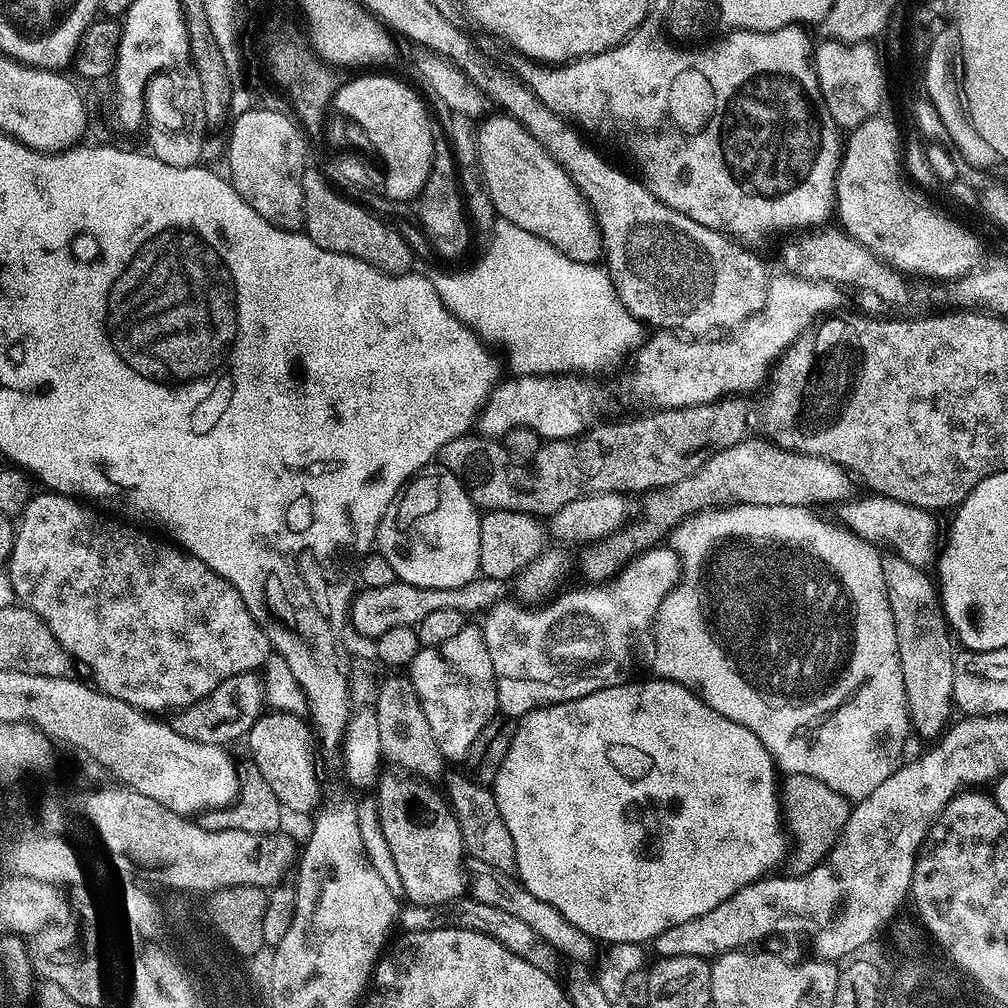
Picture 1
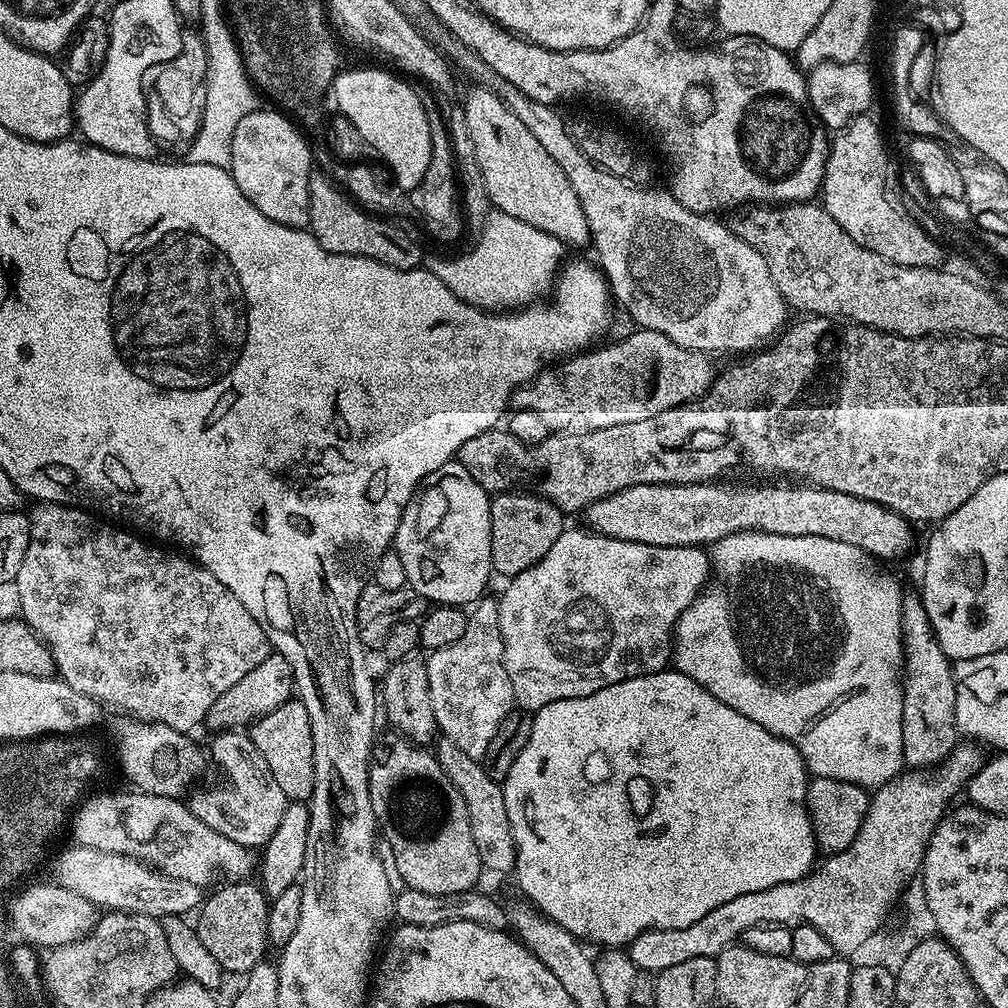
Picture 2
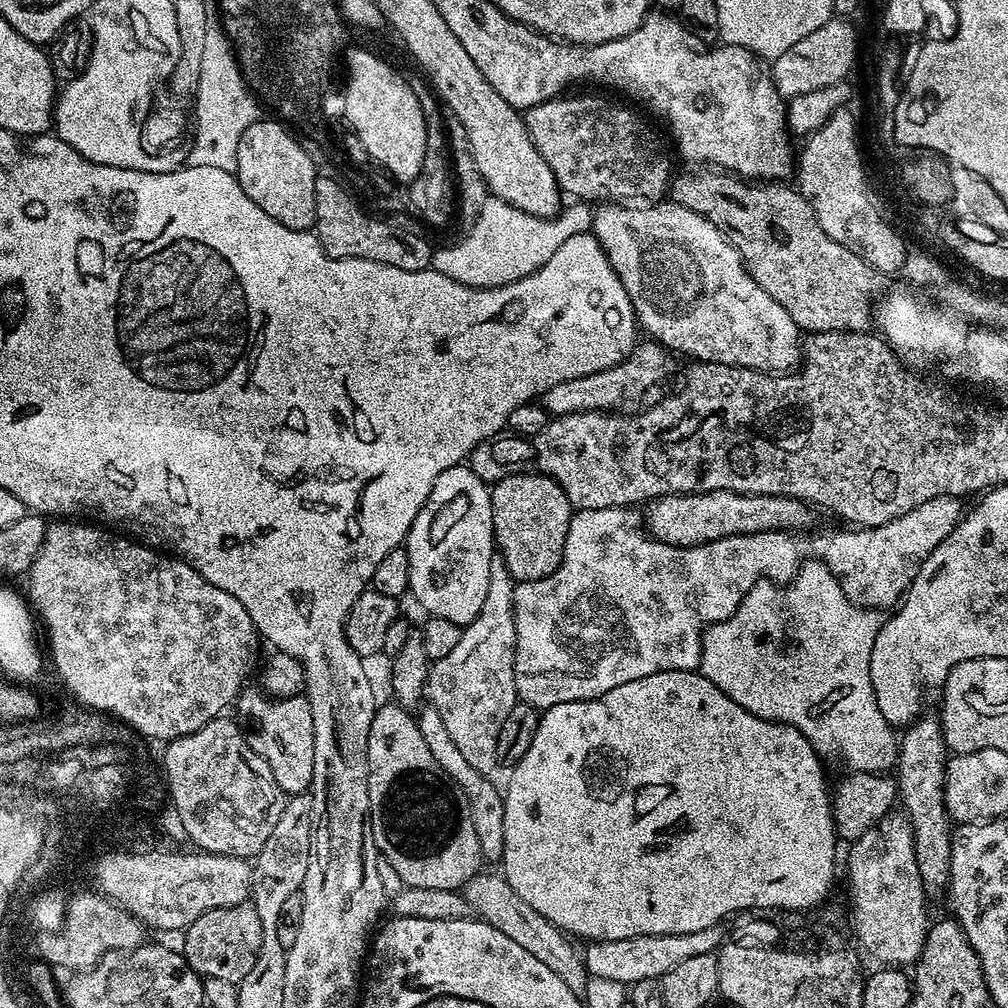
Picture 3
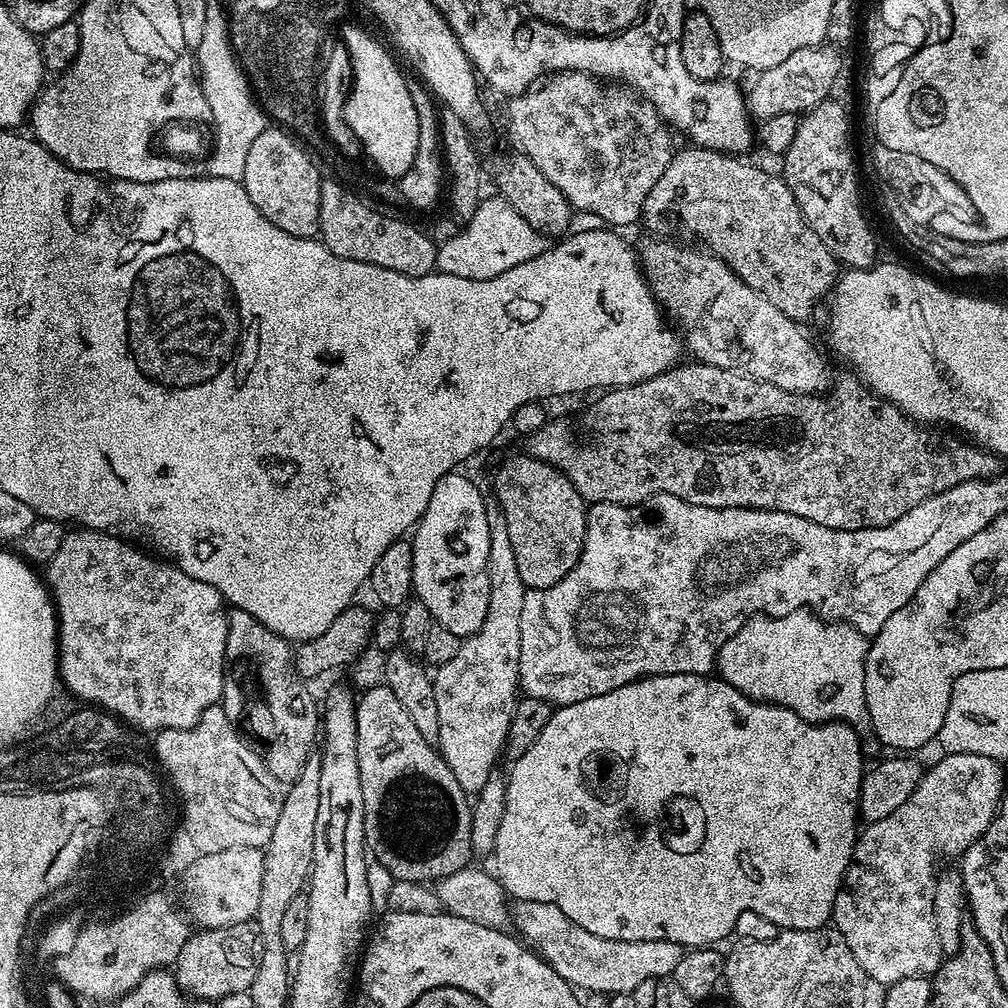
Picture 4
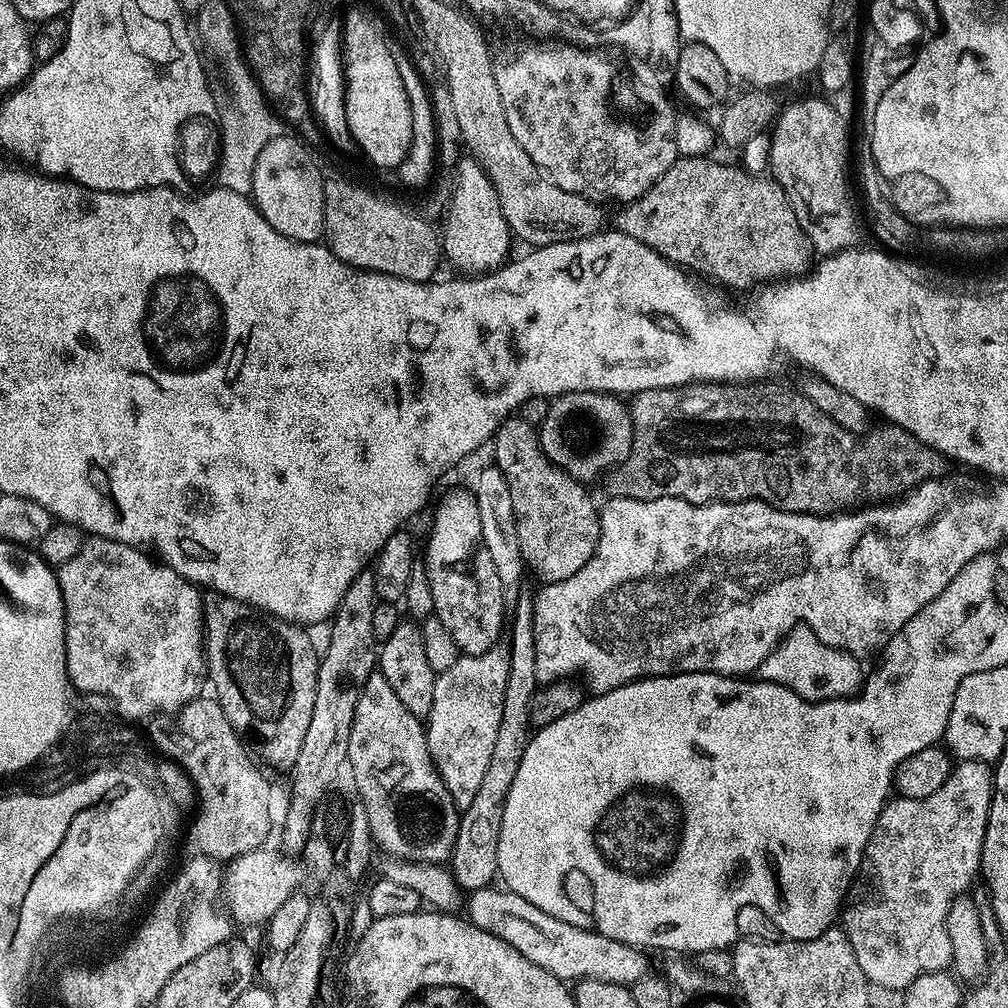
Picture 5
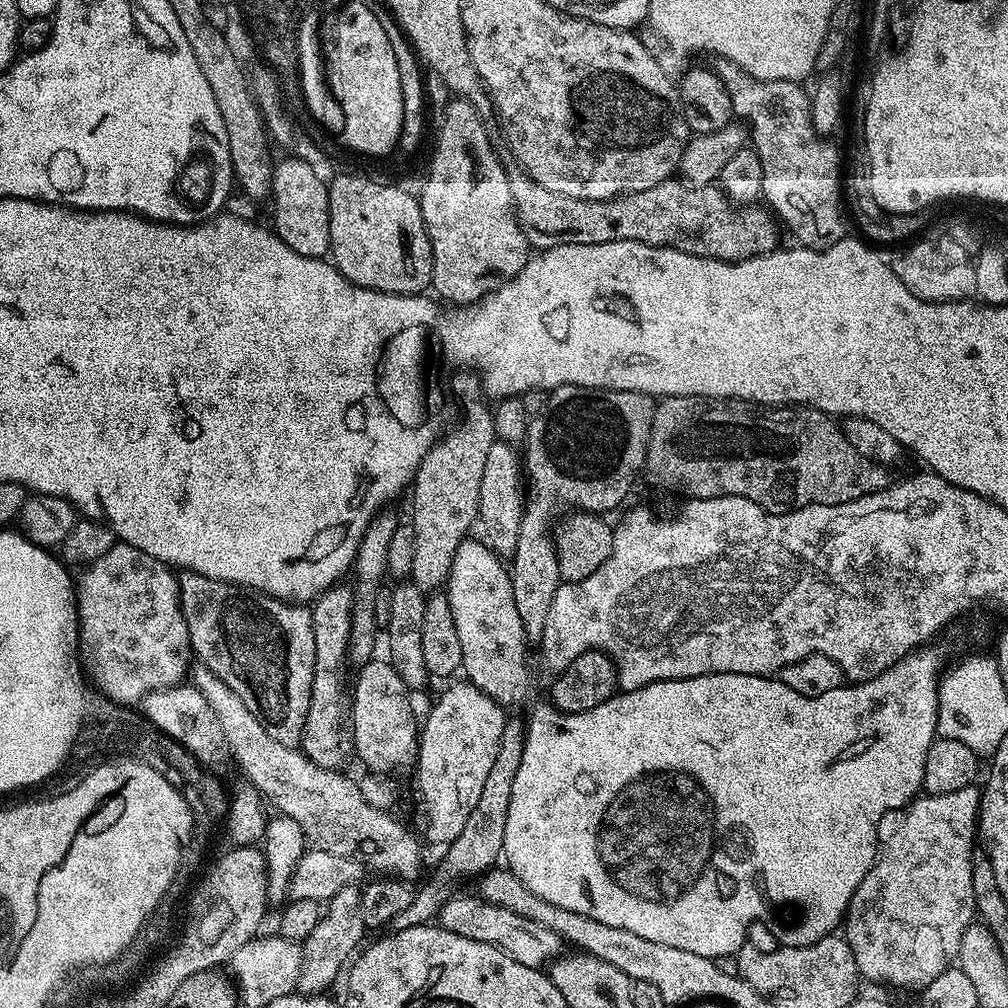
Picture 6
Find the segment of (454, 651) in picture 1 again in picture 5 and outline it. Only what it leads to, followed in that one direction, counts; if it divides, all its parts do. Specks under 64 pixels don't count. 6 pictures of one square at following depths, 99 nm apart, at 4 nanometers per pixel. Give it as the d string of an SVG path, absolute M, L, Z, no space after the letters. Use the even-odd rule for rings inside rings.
M488 462L488 465L473 478L470 491L476 497L484 548L494 562L494 570L498 570L500 585L504 587L504 599L508 602L515 601L522 592L520 579L523 578L524 572L526 573L526 565L520 557L520 543L516 529L514 502L510 498L510 486L502 470L497 468L495 463ZM500 647L461 655L450 670L435 677L433 705L426 717L428 749L446 790L450 790L452 800L460 810L473 801L497 741L511 660L509 649Z

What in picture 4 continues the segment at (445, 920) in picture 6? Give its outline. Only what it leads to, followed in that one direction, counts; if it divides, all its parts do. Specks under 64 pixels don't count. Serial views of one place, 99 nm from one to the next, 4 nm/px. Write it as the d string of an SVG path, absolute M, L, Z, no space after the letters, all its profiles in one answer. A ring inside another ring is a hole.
M516 900L511 905L510 916L515 927L517 924L529 936L527 939L557 974L572 985L573 989L585 988L584 992L588 994L631 994L636 986L647 979L664 980L671 977L686 951L678 942L626 942L598 938L590 934L590 930L582 930L582 926L570 922L553 904Z

